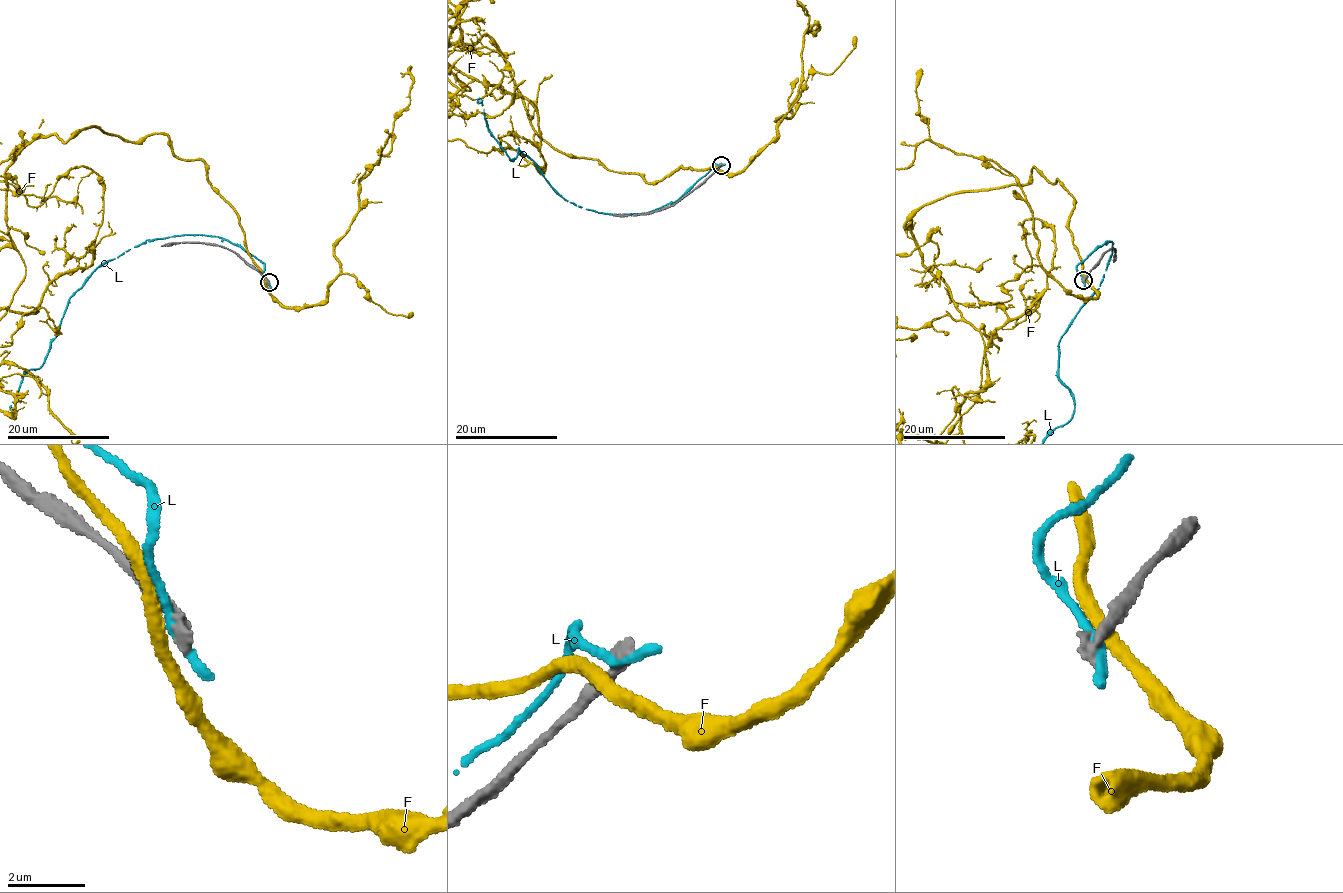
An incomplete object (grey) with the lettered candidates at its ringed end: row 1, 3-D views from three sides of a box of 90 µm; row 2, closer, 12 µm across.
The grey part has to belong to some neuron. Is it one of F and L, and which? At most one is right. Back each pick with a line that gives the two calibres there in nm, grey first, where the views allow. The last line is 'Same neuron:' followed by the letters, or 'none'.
Same neuron: none

